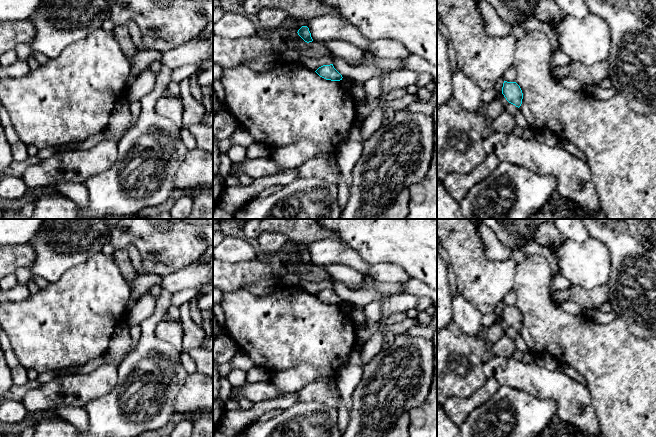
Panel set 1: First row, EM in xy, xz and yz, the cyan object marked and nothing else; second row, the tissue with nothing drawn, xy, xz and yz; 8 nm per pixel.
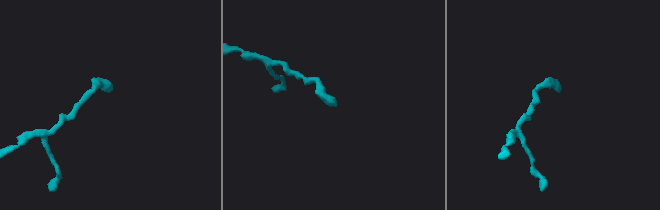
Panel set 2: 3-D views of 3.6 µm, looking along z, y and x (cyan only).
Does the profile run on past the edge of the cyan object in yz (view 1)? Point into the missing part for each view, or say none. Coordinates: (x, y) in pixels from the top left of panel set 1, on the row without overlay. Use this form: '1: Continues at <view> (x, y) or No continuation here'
1: No continuation here

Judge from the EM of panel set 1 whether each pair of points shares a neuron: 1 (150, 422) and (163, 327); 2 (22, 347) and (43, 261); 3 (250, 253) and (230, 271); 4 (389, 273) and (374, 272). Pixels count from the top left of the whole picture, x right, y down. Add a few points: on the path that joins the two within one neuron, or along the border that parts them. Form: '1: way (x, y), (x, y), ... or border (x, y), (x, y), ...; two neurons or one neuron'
1: border (162, 319), (155, 328), (155, 336), (181, 351); two neurons
2: border (69, 269), (58, 279), (49, 283); two neurons
3: border (257, 258), (235, 263), (223, 262); two neurons
4: way (385, 272), (378, 272); one neuron

